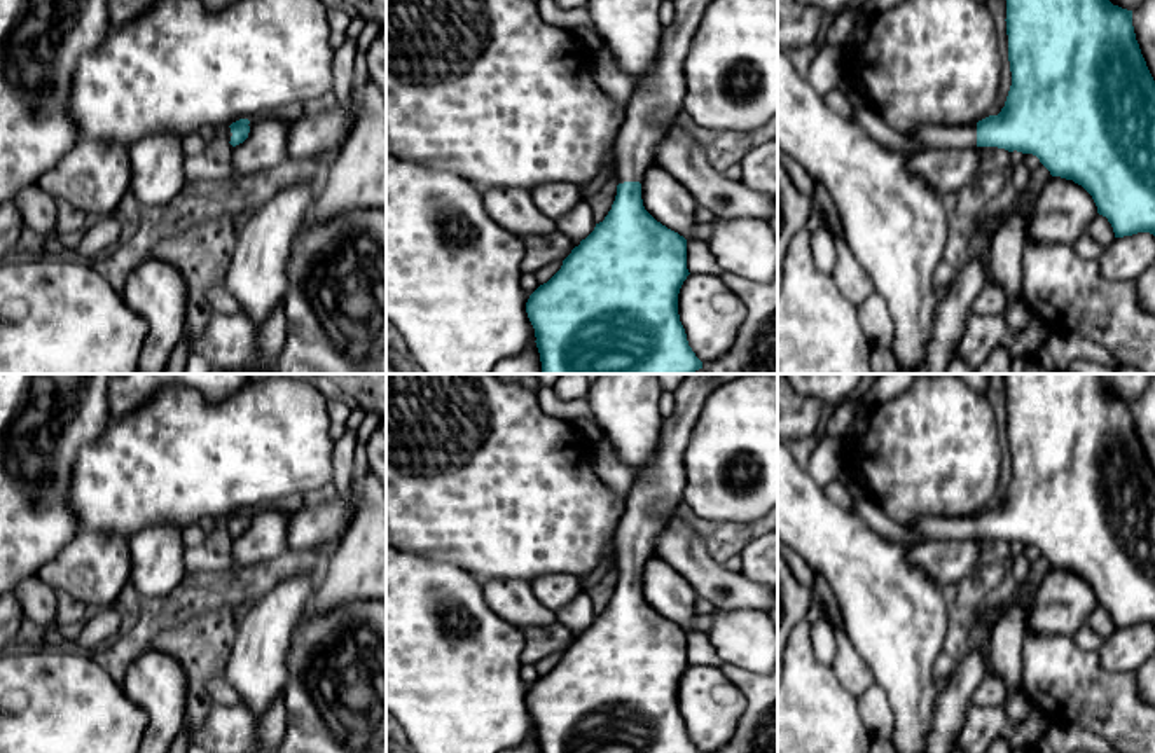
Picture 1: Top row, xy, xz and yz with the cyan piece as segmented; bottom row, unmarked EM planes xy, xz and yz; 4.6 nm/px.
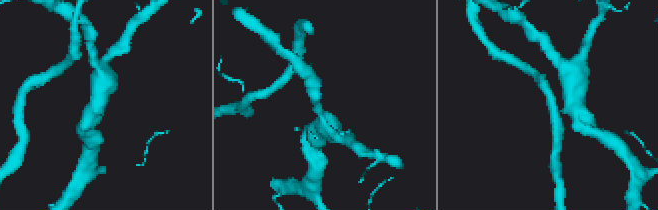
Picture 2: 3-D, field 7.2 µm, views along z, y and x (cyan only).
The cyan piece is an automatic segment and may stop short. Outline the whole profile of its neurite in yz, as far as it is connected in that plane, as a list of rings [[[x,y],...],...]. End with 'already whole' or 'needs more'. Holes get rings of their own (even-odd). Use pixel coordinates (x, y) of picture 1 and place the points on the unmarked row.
[[[1003,374],[1006,391],[1006,426],[1012,477],[1005,498],[998,507],[989,507],[968,517],[923,517],[910,529],[926,540],[952,538],[998,538],[1008,543],[1033,545],[1050,563],[1052,568],[1073,571],[1094,591],[1097,604],[1106,608],[1115,629],[1150,624],[1155,627],[1155,472],[1146,458],[1132,418],[1132,402],[1113,397],[1103,384],[1101,374]]]; needs more

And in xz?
[[[688,374],[674,391],[674,411],[664,418],[657,449],[636,477],[615,531],[619,577],[612,601],[526,694],[540,753],[701,753],[678,706],[678,685],[690,666],[687,631],[645,601],[640,573],[654,556],[667,515],[683,500],[688,439],[706,398],[720,384],[720,374]]]; needs more

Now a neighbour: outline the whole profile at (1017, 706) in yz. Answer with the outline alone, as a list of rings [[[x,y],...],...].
[[[1017,692],[1015,695],[1006,697],[1003,708],[1008,718],[1013,722],[1024,720],[1033,711],[1033,706],[1024,692]]]

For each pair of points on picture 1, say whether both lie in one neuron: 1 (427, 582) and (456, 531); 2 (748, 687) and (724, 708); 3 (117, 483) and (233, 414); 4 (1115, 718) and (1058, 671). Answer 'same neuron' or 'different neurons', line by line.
1: different neurons
2: different neurons
3: same neuron
4: same neuron

